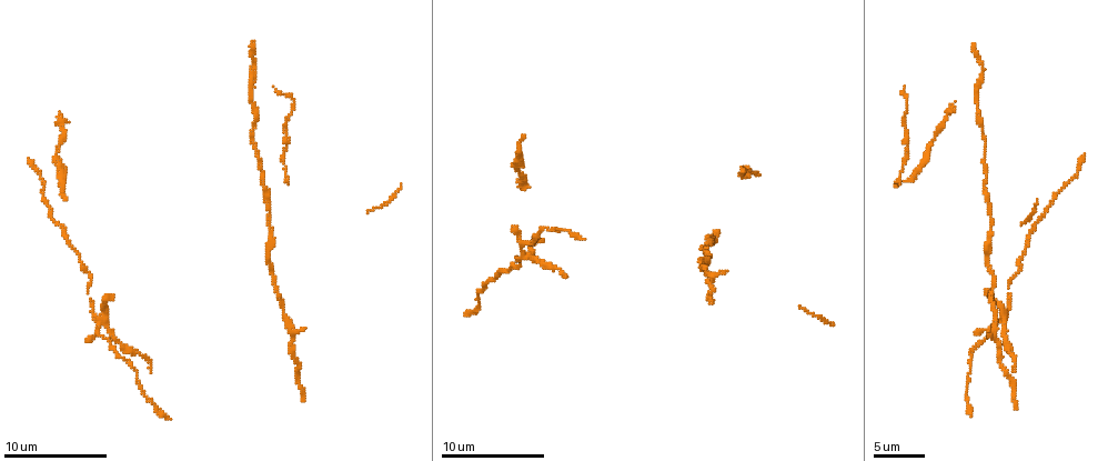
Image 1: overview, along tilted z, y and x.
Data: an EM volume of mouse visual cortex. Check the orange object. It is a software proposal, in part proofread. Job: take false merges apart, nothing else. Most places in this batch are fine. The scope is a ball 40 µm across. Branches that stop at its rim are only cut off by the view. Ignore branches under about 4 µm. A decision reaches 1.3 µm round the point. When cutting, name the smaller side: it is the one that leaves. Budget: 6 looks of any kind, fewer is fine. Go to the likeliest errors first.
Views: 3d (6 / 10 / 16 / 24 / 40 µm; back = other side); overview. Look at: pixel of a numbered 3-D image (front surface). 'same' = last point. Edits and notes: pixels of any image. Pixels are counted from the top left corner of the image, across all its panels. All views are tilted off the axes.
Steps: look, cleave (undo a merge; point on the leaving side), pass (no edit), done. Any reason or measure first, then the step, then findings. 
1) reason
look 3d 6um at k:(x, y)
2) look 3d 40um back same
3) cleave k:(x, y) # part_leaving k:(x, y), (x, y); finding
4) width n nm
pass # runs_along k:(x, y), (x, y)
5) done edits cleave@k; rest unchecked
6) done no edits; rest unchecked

four-way junction
look 3d 10um at 1:(100, 320)

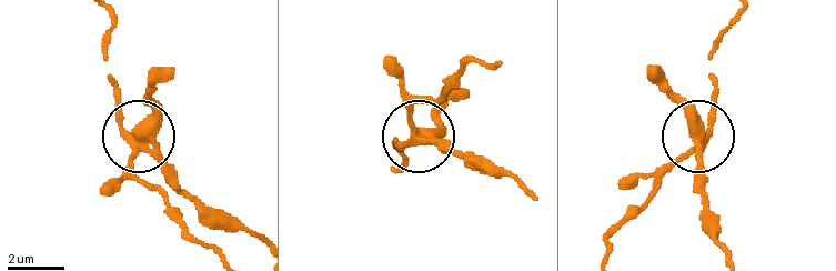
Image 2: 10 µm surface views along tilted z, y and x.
arms 4
cleave 2:(168, 176) # part_leaving 2:(141, 143), (197, 198), (257, 240); two neurons meet here

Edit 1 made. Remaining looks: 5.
look overview

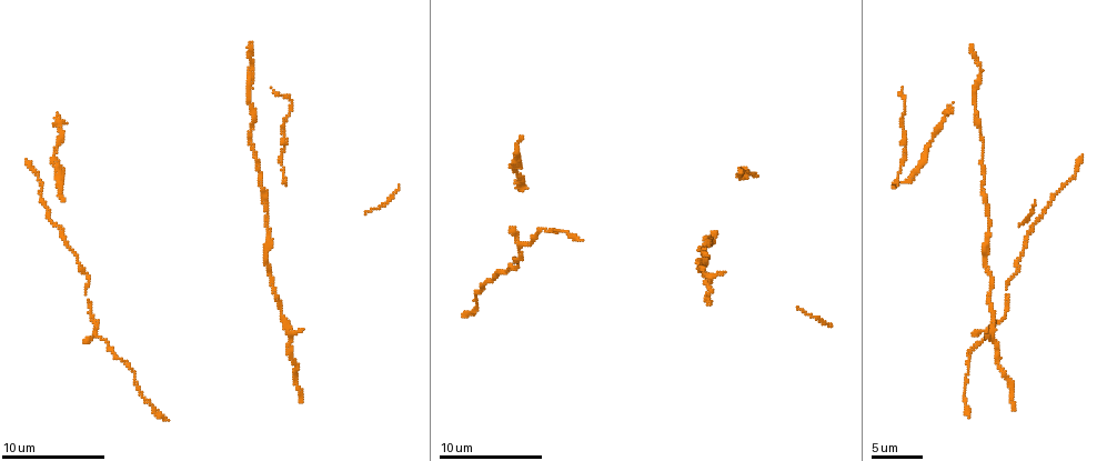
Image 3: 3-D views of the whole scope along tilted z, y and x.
thin neck
look 3d 10um at 3:(289, 337)

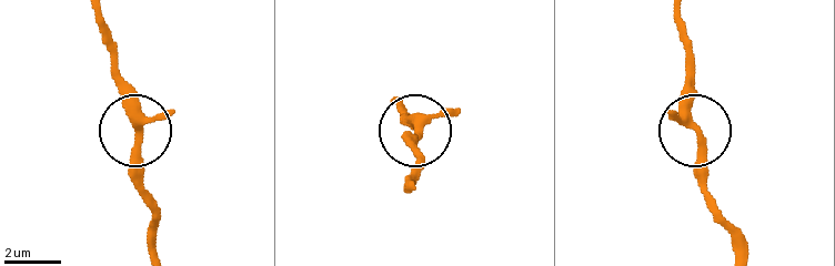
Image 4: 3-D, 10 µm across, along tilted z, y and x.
pass # runs_along 4:(737, 252), (735, 229), (703, 180), (685, 38); all the same neuron

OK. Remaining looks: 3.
a narrow waist
look 3d 6um at 3:(255, 151)

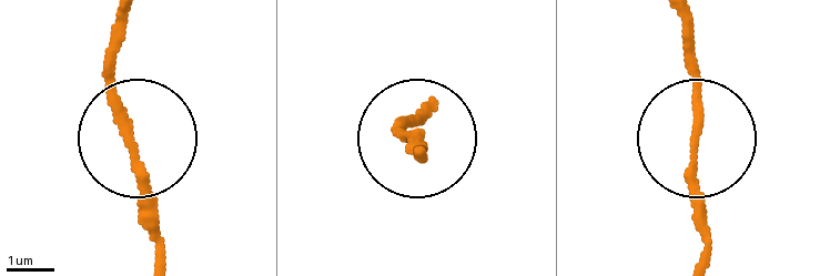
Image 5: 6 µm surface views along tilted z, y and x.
width 180 nm
pass # runs_along 5:(701, 249), (687, 21); all the same neuron

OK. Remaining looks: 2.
done edits cleave@2; rest unchecked

